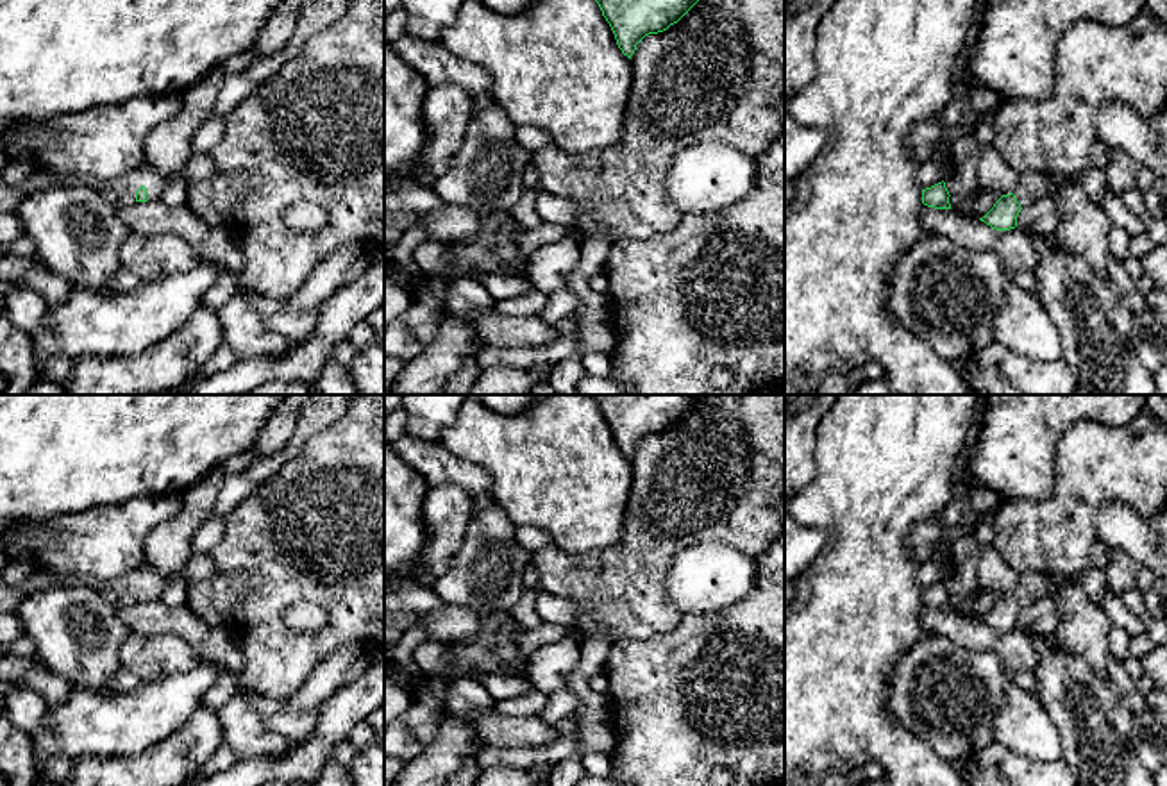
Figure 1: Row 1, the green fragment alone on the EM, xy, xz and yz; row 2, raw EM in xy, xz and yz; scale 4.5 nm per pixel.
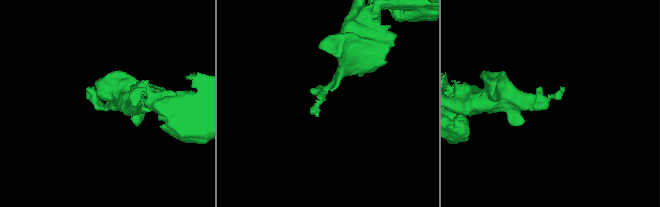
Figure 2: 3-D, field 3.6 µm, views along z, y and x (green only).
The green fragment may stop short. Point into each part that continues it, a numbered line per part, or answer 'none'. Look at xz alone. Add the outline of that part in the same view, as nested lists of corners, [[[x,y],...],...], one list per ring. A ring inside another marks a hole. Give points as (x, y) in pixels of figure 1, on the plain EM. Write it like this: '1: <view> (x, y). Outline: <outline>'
none

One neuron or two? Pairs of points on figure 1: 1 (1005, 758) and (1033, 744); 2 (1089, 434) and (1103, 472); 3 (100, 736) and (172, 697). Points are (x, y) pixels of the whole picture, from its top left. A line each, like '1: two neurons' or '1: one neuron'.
1: two neurons
2: one neuron
3: one neuron

